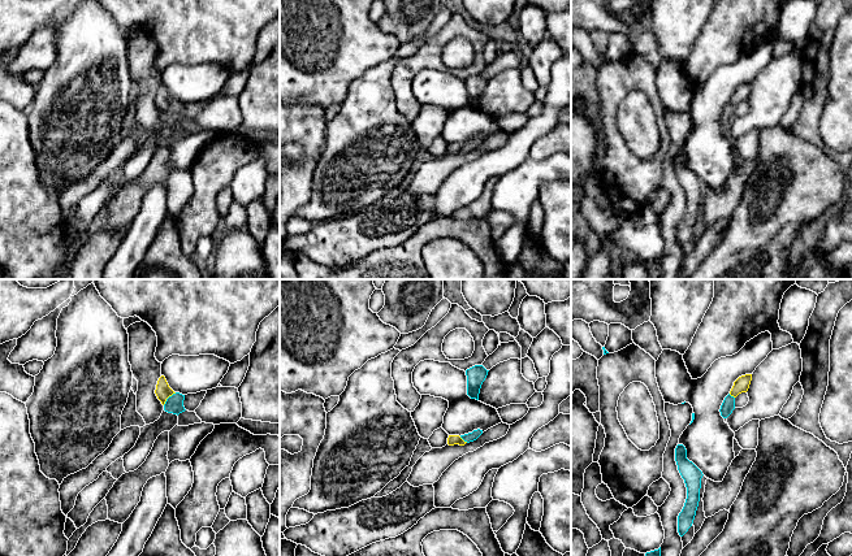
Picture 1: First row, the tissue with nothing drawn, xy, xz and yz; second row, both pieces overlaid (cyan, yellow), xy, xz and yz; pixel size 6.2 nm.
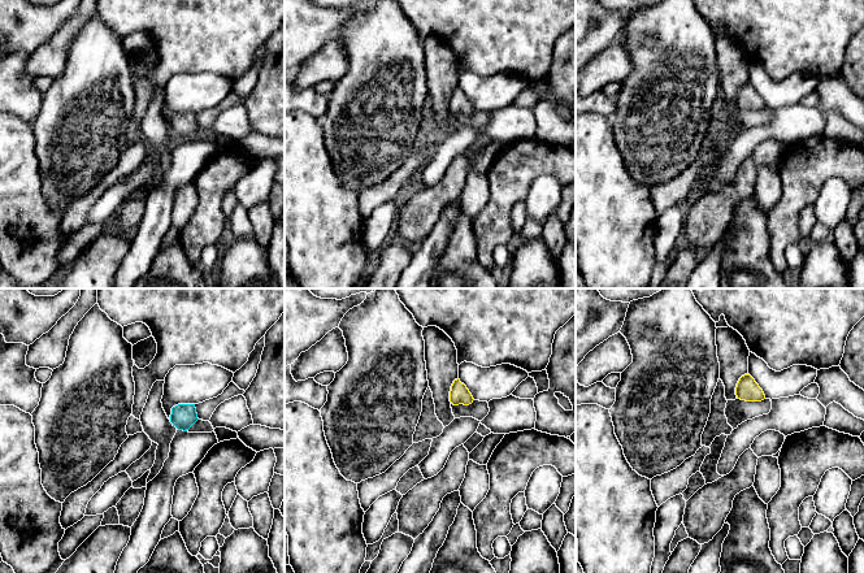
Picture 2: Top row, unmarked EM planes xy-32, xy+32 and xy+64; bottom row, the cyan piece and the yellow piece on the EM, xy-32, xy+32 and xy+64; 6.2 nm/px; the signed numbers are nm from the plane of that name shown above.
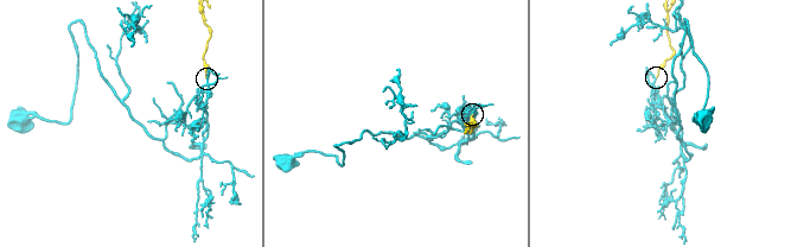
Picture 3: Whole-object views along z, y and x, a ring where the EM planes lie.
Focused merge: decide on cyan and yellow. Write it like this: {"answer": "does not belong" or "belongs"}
{"answer": "belongs"}

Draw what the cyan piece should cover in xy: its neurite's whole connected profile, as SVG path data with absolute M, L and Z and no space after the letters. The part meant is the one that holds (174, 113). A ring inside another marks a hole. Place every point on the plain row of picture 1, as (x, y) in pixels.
M164 84L159 87L155 103L164 114L165 121L178 125L180 122L186 120L183 116L185 104L174 101L169 96Z

